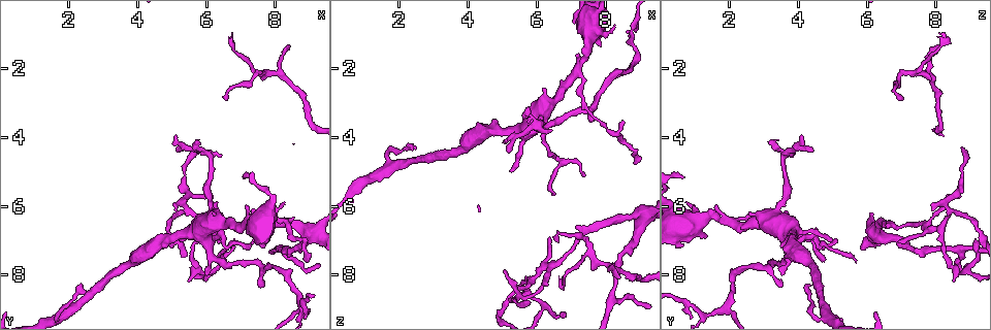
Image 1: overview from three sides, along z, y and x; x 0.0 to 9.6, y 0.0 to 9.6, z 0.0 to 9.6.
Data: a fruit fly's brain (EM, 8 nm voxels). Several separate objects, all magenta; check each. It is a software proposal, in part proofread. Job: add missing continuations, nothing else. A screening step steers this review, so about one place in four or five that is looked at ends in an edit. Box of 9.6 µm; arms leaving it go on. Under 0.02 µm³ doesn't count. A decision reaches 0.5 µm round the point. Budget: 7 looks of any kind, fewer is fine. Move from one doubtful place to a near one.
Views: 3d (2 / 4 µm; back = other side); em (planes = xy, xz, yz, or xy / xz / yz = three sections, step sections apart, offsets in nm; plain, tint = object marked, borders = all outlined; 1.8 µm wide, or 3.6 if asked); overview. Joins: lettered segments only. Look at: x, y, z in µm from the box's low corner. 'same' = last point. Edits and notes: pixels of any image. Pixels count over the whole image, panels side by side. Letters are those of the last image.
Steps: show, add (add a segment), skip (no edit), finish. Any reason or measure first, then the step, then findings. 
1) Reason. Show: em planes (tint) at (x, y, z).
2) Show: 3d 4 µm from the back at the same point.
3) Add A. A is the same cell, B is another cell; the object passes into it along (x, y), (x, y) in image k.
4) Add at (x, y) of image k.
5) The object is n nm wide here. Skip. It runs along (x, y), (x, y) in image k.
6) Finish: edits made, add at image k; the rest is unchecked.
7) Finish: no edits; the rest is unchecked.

Show: 3d 4 µm at (7.40, 6.90, 5.05).

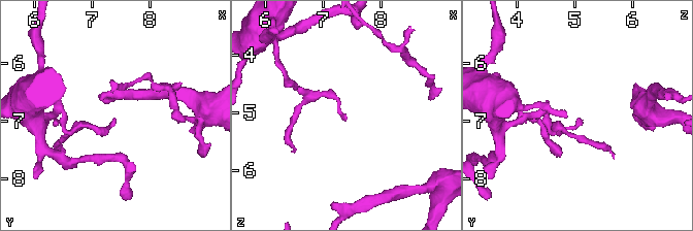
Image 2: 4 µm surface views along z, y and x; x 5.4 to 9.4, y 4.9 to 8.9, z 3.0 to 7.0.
Need the tissue. Show: em 3.6 µm planes (borders) at (7.40, 6.95, 5.05).

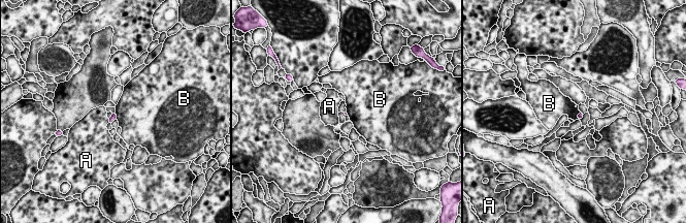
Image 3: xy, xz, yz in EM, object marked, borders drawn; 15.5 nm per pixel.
The longest contact is with B, 140 nm. Skip. A and B are other cells; a border runs along (580, 112), (577, 119) in image 3; none of them fits.

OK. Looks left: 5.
Tapers out. Show: 3d 2 µm at (5.05, 6.15, 7.85).

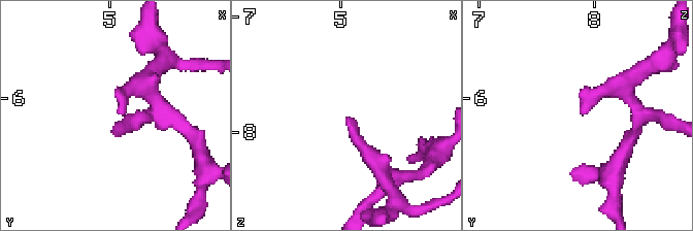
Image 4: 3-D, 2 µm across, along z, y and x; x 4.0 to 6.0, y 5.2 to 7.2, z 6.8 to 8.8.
Show: em xy step 16 (tint) at (5.06, 6.14, 7.90).

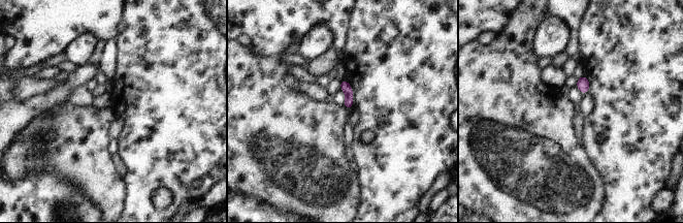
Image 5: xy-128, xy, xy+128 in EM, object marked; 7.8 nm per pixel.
Another direction. Show: em planes (borders) at the same point.

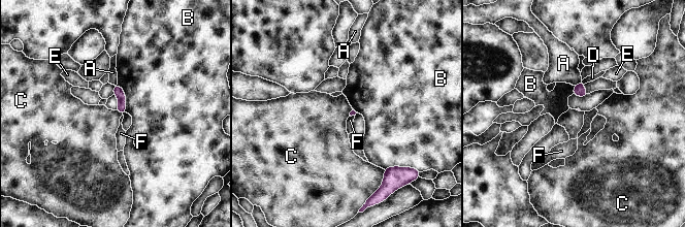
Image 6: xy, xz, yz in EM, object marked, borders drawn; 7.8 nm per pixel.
Skip. A, B, C, D, E and F are other cells; a border runs along (116, 109), (122, 115) in image 6; no lettered segment goes on from it.

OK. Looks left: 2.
Finish: no edits; the rest is unchecked.

